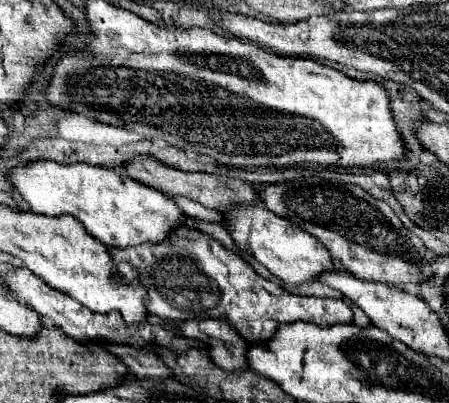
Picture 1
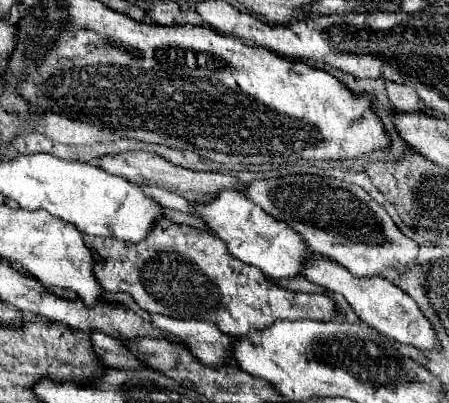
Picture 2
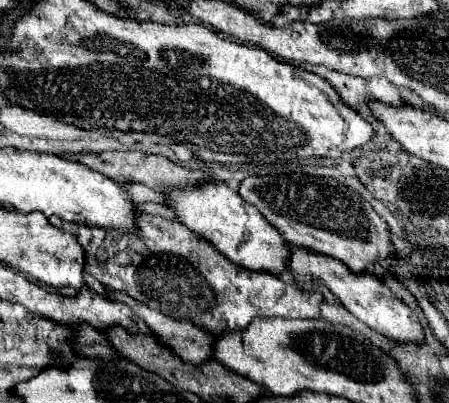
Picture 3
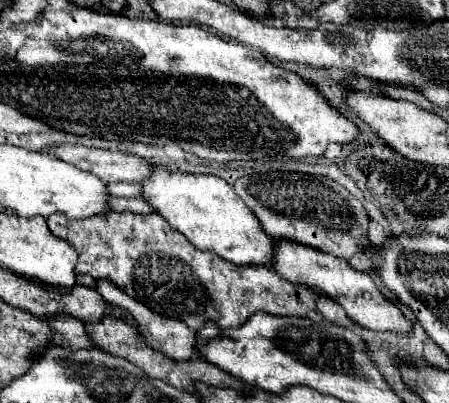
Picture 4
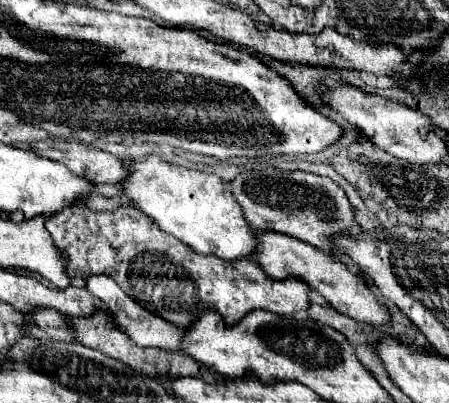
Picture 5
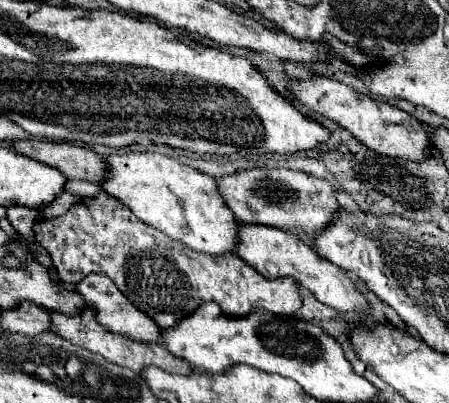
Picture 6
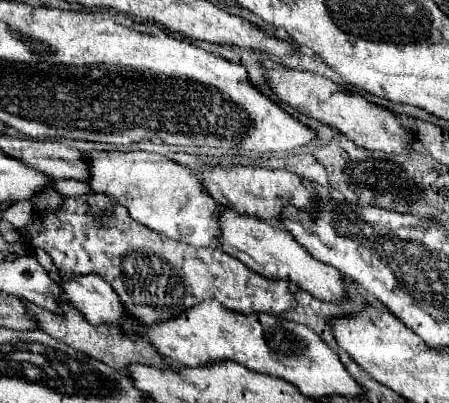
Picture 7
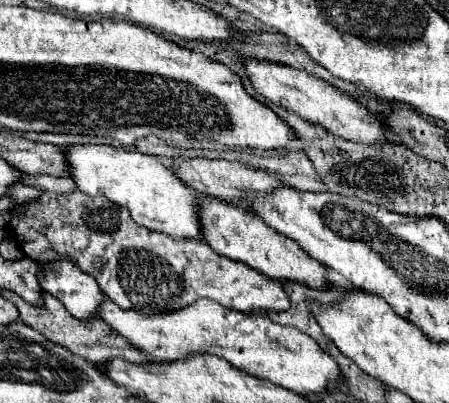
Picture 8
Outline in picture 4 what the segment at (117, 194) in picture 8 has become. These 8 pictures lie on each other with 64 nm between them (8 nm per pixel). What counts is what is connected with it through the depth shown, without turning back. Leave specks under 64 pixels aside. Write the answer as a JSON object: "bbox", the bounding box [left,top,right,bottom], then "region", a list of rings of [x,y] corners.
{"bbox":[140,166,274,266],"region":[[[154,166],[150,178],[140,182],[142,198],[160,214],[170,228],[176,228],[190,244],[202,252],[214,252],[232,264],[262,264],[268,266],[272,258],[274,238],[262,232],[260,222],[252,210],[240,200],[226,180],[212,174],[188,174],[170,172],[162,166]]]}

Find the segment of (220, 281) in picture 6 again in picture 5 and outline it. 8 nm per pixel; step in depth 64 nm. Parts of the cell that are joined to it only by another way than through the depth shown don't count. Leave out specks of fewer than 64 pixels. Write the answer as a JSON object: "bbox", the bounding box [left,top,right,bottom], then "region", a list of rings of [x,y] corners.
{"bbox":[54,204,310,326],"region":[[[122,204],[114,212],[78,214],[76,210],[68,210],[56,214],[54,244],[68,258],[66,272],[70,278],[106,274],[114,278],[136,304],[178,326],[190,324],[206,308],[218,310],[226,324],[234,324],[256,308],[276,314],[294,314],[306,310],[310,304],[306,296],[310,288],[304,282],[296,278],[272,280],[248,258],[220,260],[218,256],[202,256],[200,260],[198,252],[192,252],[192,248],[174,236],[162,232],[148,216],[130,204]]]}

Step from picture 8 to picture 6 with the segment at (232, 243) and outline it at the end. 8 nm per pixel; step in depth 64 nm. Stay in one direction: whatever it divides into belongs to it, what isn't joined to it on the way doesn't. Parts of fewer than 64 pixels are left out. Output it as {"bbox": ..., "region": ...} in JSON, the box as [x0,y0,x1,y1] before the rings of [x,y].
{"bbox":[236,224,366,312],"region":[[[240,224],[240,244],[236,244],[236,252],[244,262],[264,274],[268,280],[276,278],[294,278],[300,286],[308,288],[322,304],[332,306],[340,312],[346,310],[364,310],[366,300],[350,282],[346,272],[342,272],[332,262],[320,258],[304,240],[294,236],[288,230],[268,228],[268,226],[254,226],[254,224]]]}

